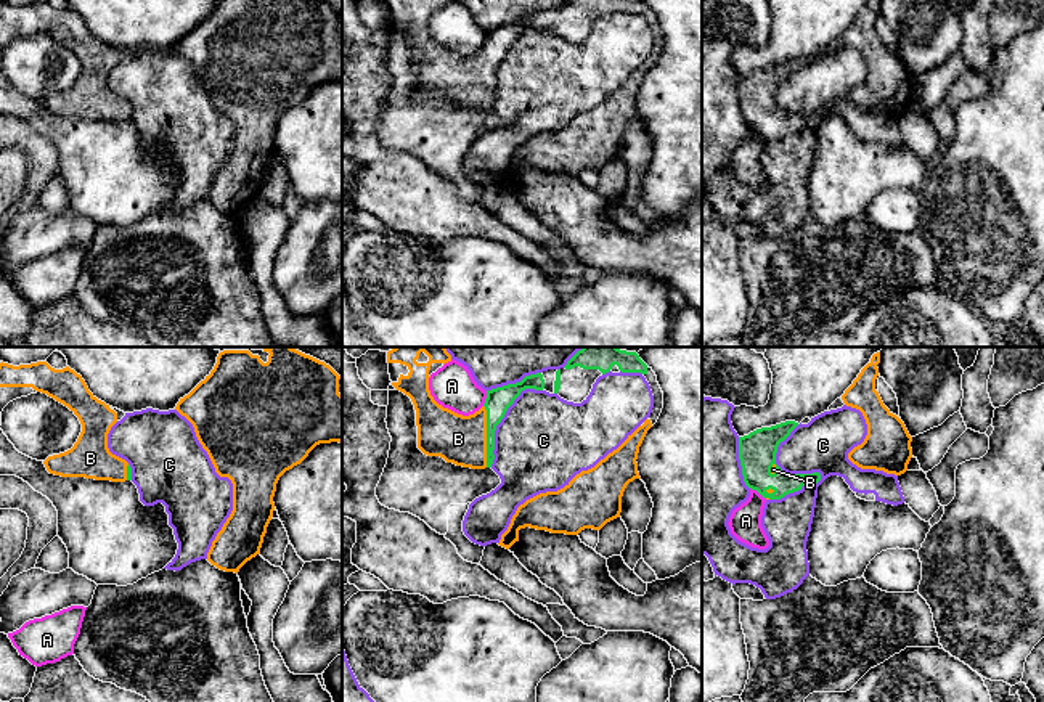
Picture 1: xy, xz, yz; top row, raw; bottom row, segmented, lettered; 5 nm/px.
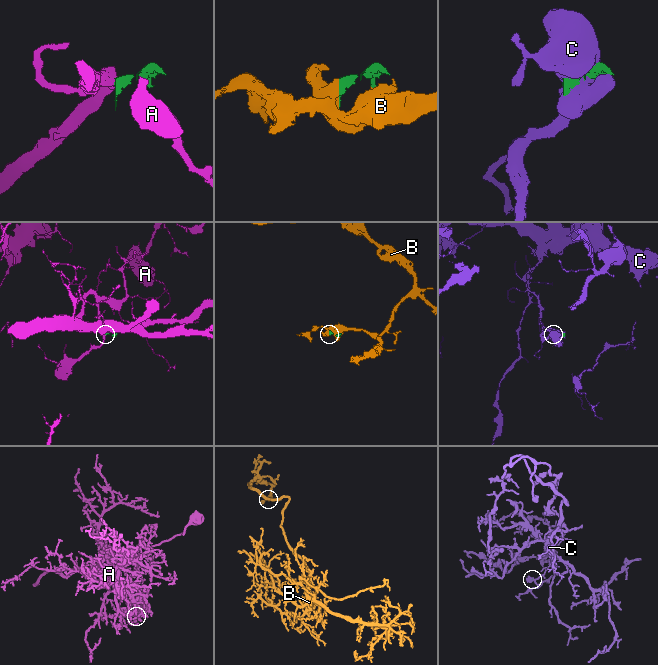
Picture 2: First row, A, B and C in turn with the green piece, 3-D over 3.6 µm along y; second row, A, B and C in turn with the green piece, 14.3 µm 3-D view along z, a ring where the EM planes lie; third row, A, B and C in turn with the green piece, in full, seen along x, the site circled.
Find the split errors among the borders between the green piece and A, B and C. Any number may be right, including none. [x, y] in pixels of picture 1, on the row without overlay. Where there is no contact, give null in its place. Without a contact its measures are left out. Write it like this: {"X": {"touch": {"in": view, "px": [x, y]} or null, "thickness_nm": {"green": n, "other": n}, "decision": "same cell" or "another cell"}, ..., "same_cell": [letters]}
{"A": {"touch": {"in": "xz", "px": [485, 39]}, "thickness_nm": {"green": 120, "other": 220}, "decision": "another cell"}, "B": {"touch": {"in": "xz", "px": [487, 76]}, "thickness_nm": {"green": 120, "other": 240}, "decision": "same cell"}, "C": {"touch": {"in": "yz", "px": [807, 114]}, "thickness_nm": {"green": 150, "other": 260}, "decision": "another cell"}, "same_cell": ["B"]}

